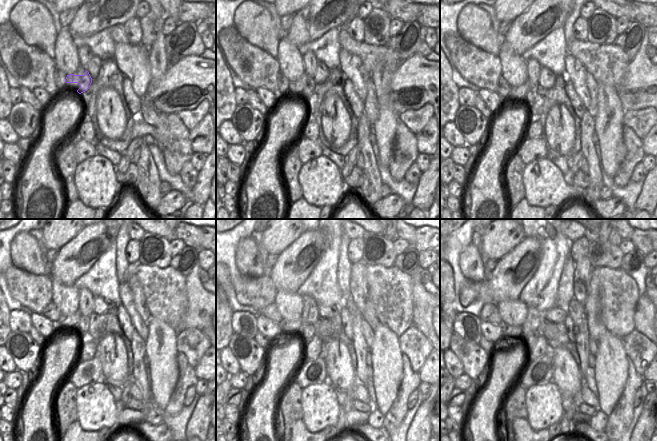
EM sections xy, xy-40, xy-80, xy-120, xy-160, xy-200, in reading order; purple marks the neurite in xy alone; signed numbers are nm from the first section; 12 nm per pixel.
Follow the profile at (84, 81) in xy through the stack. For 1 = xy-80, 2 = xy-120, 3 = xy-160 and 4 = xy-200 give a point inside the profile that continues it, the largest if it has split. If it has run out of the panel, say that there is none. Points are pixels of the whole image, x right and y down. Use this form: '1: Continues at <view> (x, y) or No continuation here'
1: Continues at xy-80 (532, 89)
2: Continues at xy-120 (83, 325)
3: Continues at xy-160 (307, 333)
4: Continues at xy-200 (530, 341).

